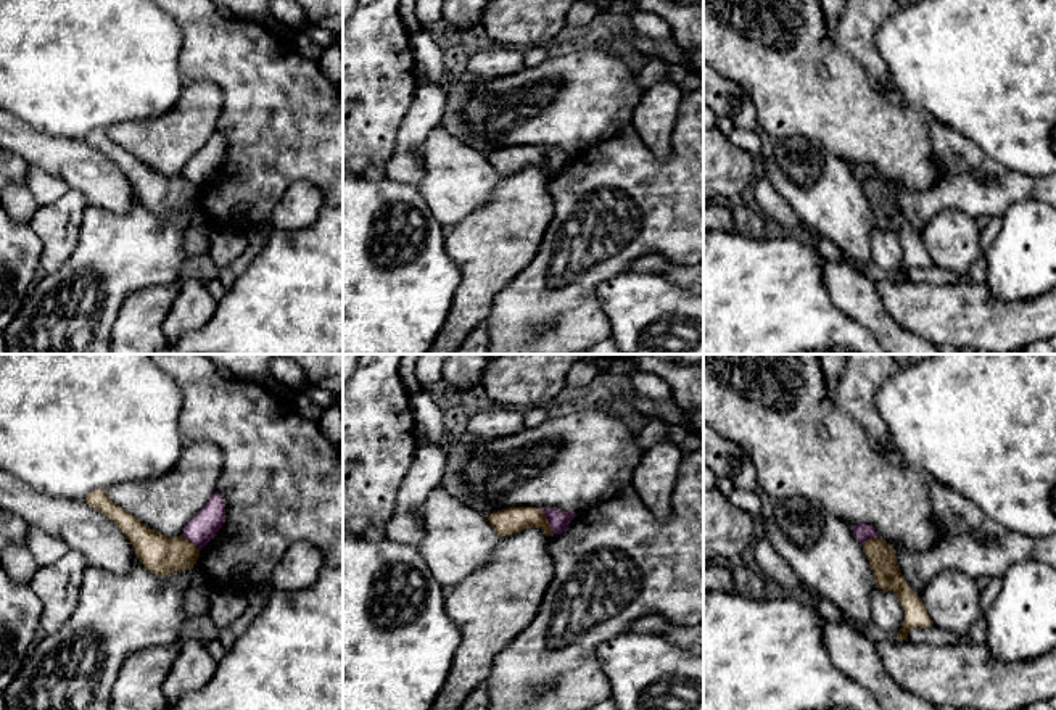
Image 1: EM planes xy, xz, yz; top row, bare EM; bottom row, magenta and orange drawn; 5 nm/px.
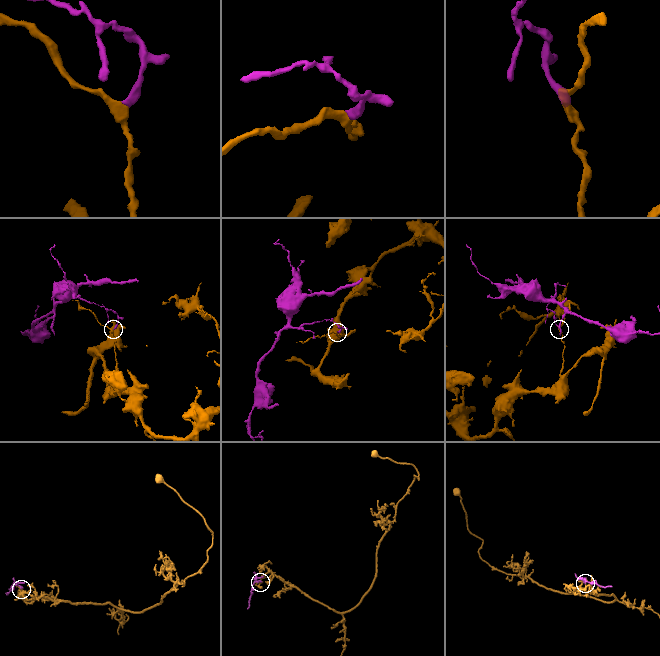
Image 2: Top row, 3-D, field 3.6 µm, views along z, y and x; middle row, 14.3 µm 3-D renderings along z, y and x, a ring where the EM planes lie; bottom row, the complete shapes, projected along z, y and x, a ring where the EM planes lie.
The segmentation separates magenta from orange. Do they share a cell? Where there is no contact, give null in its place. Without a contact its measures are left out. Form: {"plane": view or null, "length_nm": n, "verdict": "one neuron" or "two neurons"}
{"plane": "xz", "length_nm": 150, "verdict": "two neurons"}

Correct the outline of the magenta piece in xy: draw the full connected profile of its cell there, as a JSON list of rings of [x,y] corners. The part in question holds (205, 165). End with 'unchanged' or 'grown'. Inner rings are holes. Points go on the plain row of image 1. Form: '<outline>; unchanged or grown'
[[[216,130],[206,145],[187,163],[182,175],[200,190],[216,175],[225,159],[225,142]]]; unchanged

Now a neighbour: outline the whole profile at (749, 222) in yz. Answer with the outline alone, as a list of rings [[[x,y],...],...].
[[[736,201],[731,204],[731,214],[734,217],[734,229],[737,233],[750,238],[765,237],[765,216],[760,211]]]

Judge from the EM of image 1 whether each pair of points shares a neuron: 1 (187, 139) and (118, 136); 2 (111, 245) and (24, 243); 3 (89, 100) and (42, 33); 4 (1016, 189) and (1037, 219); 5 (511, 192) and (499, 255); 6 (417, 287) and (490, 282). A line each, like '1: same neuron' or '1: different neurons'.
1: same neuron
2: different neurons
3: same neuron
4: different neurons
5: same neuron
6: different neurons

